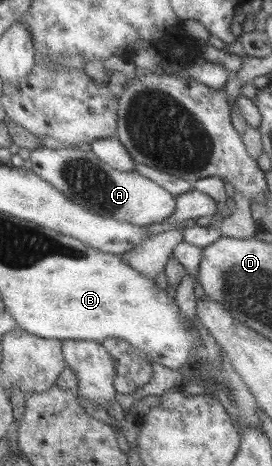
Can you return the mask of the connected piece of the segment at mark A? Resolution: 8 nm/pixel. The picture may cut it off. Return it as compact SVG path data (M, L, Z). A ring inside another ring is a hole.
M63 145L55 149L37 146L30 150L29 161L35 175L60 191L69 201L101 217L147 227L161 223L175 207L175 196L160 185L134 170L119 171L103 163L91 150L84 151L75 145Z

